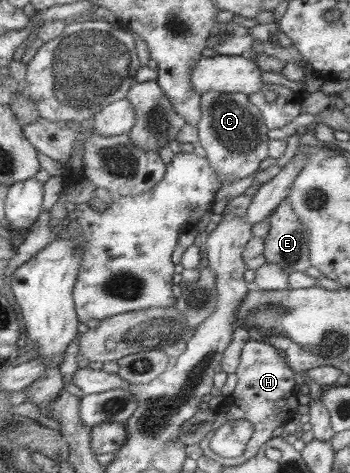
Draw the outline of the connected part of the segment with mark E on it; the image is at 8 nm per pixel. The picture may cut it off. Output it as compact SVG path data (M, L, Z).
M286 197L278 202L267 218L269 230L263 237L265 261L279 265L287 275L306 271L311 265L308 231Z

